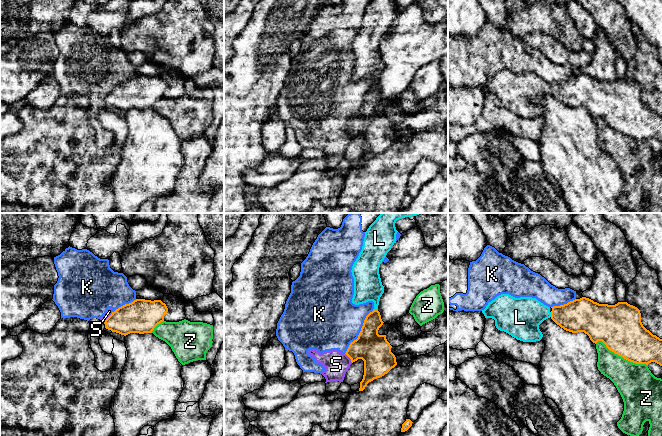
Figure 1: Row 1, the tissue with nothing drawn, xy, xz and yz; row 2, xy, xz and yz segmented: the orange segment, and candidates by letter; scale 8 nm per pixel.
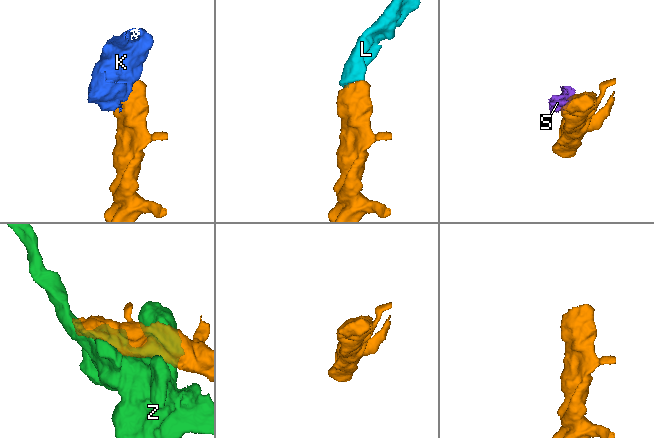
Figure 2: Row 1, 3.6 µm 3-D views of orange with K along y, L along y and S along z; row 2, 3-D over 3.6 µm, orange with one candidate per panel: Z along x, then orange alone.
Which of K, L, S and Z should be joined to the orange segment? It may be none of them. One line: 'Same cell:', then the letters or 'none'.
Same cell: L

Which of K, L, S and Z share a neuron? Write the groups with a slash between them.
K S / L / Z

